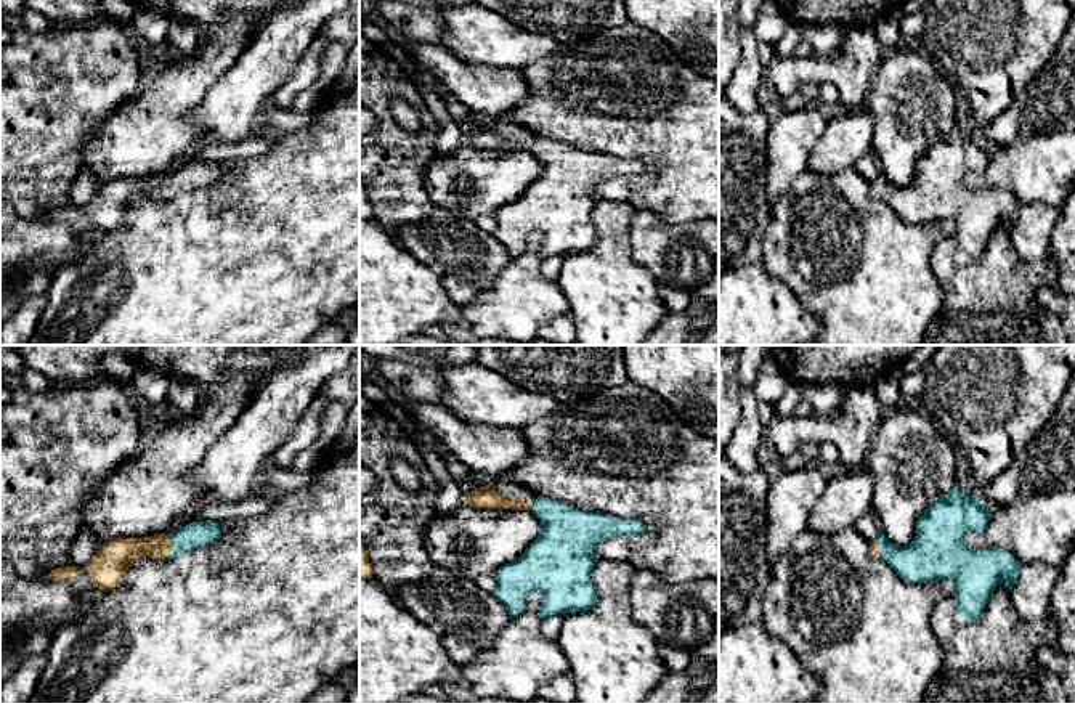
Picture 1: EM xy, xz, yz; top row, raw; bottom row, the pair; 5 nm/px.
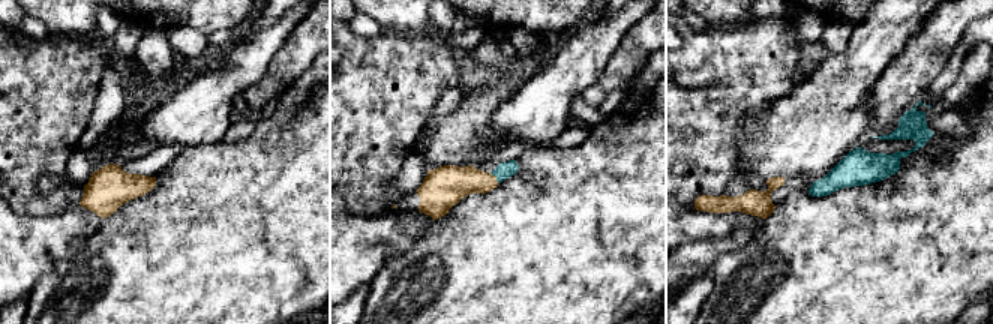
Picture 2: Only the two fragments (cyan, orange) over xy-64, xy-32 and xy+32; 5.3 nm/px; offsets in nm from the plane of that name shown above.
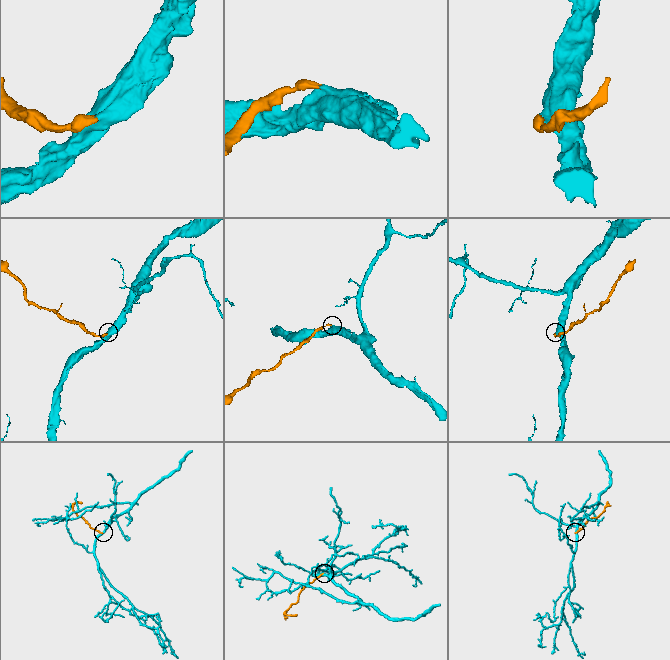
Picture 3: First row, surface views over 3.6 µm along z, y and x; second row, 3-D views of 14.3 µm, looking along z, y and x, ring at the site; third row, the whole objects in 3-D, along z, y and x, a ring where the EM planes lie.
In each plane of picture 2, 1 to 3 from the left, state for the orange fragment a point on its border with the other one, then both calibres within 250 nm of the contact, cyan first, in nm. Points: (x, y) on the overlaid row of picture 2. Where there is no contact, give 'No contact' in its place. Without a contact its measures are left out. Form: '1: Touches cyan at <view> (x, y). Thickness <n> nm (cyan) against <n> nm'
1: No contact
2: Touches cyan at xy-32 (495, 176). Thickness 90 nm (cyan) against 200 nm
3: No contact

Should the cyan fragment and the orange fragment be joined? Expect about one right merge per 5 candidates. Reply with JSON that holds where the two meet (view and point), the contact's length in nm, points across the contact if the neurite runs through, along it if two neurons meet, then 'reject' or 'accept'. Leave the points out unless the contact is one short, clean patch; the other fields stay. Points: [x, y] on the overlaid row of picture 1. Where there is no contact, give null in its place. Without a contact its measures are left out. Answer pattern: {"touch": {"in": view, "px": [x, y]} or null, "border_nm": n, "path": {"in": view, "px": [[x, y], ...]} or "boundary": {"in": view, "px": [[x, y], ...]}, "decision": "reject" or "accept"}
{"touch": {"in": "xy", "px": [172, 549]}, "border_nm": 140, "path": {"in": "xy", "px": [[196, 535], [182, 540], [172, 549], [129, 548], [122, 551]]}, "decision": "accept"}

